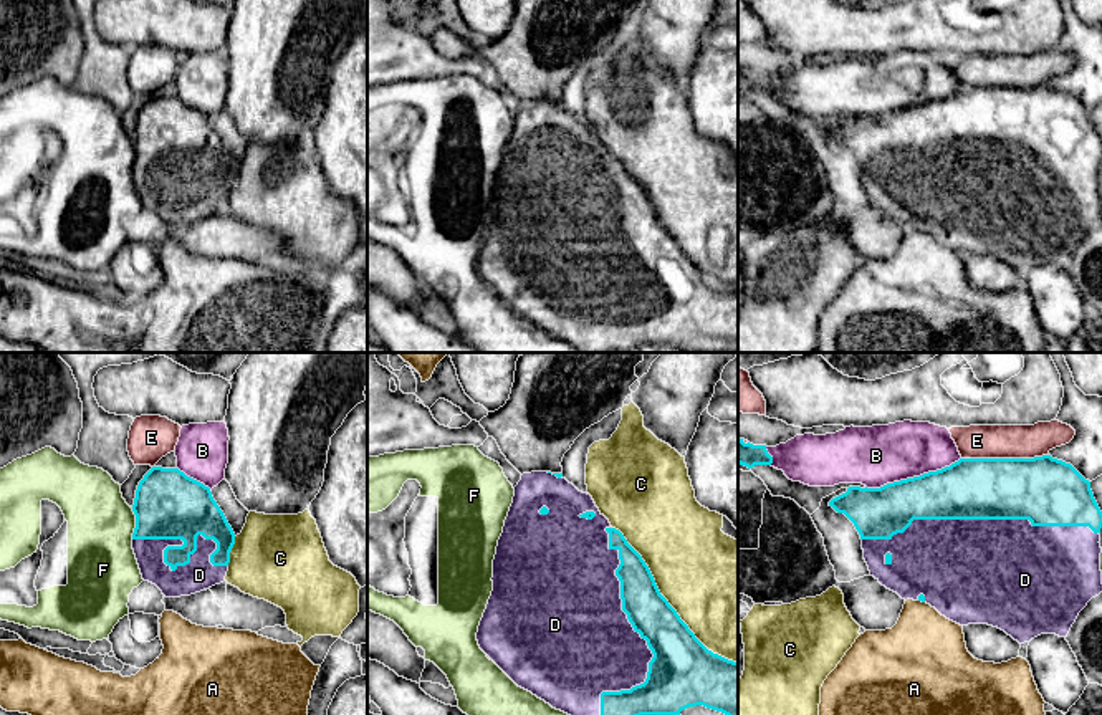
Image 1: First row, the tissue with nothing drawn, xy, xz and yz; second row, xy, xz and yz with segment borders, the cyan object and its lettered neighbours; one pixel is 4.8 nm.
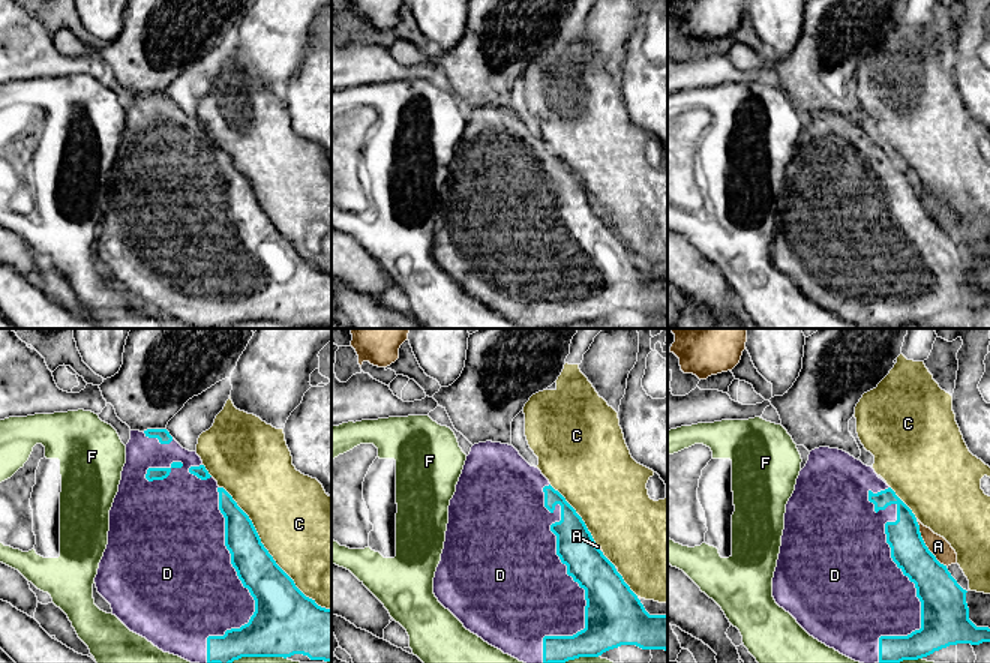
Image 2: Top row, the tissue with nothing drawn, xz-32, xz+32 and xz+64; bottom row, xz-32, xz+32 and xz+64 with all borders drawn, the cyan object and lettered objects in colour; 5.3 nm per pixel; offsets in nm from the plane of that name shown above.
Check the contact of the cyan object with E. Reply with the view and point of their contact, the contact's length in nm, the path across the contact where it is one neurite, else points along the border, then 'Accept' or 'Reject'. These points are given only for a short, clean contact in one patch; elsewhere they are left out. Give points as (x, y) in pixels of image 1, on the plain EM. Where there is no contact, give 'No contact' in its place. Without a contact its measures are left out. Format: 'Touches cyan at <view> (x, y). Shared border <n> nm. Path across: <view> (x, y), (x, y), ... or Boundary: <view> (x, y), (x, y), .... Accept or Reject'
Touches cyan at yz (1003, 88). Shared border 420 nm. Reject

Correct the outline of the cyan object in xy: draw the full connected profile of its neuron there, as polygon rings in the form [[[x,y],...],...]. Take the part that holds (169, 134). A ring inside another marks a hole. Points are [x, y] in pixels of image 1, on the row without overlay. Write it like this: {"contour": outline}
{"contour": [[[152,96],[137,114],[132,141],[136,144],[132,179],[142,209],[156,214],[165,227],[190,225],[225,210],[235,162],[208,116],[179,98]]]}

